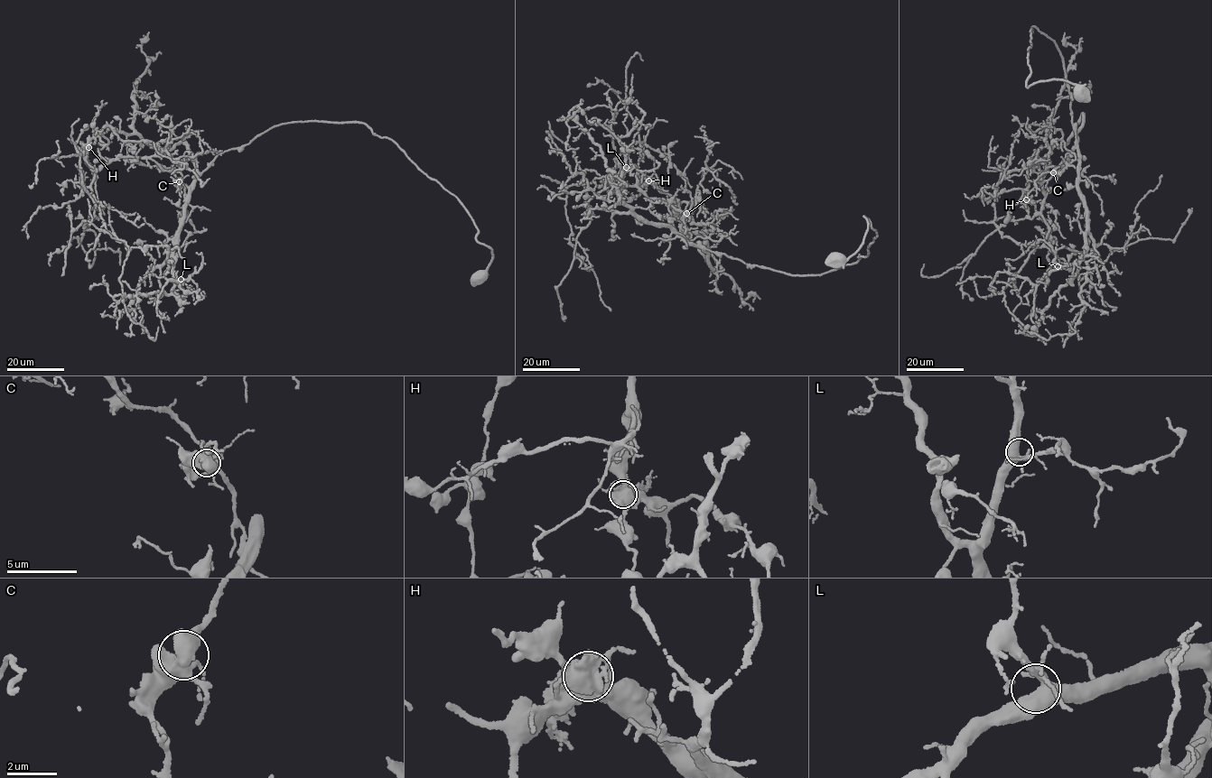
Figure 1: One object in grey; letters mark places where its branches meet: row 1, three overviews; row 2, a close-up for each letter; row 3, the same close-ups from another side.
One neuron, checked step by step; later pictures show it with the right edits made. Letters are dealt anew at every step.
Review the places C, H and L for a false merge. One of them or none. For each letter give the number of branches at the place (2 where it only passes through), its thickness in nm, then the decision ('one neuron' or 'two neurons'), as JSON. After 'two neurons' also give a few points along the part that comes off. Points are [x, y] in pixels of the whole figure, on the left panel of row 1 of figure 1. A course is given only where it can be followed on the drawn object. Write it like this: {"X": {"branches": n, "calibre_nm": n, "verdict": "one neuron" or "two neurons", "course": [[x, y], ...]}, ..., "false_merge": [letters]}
{"C": {"branches": 4, "calibre_nm": 600, "verdict": "one neuron"}, "H": {"branches": 5, "calibre_nm": 600, "verdict": "two neurons", "course": [[88, 147], [91, 194], [106, 229], [128, 249], [119, 281], [124, 304], [130, 319], [153, 340], [158, 327]]}, "L": {"branches": 4, "calibre_nm": 440, "verdict": "one neuron"}, "false_merge": ["H"]}

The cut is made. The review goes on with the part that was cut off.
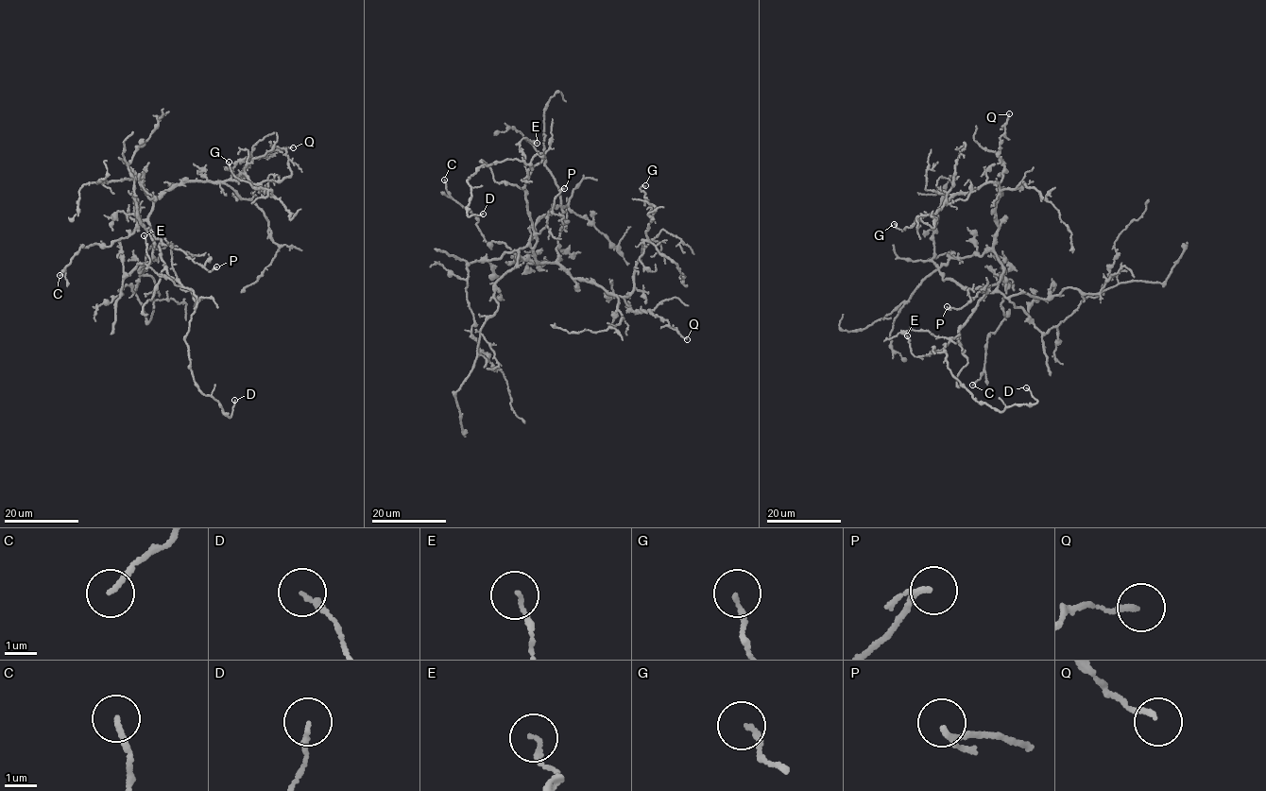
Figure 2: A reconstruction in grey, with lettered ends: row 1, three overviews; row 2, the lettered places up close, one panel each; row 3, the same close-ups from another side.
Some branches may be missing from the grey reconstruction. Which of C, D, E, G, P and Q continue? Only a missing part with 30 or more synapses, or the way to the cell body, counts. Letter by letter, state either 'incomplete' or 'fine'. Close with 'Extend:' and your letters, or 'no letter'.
C: fine
D: fine
E: fine
G: fine
P: fine
Q: fine
Extend: no letter

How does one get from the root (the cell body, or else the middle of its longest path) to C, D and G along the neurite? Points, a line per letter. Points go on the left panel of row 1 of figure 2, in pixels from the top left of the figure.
C: (153, 234), (145, 220), (132, 233), (108, 247), (96, 243), (83, 247), (82, 244), (59, 275)
D: (153, 234), (161, 239), (167, 274), (196, 297), (185, 341), (198, 390), (218, 403), (229, 418), (234, 400)
G: (153, 234), (148, 217), (155, 199), (187, 181), (233, 180), (243, 174), (272, 196), (232, 174), (229, 162)

